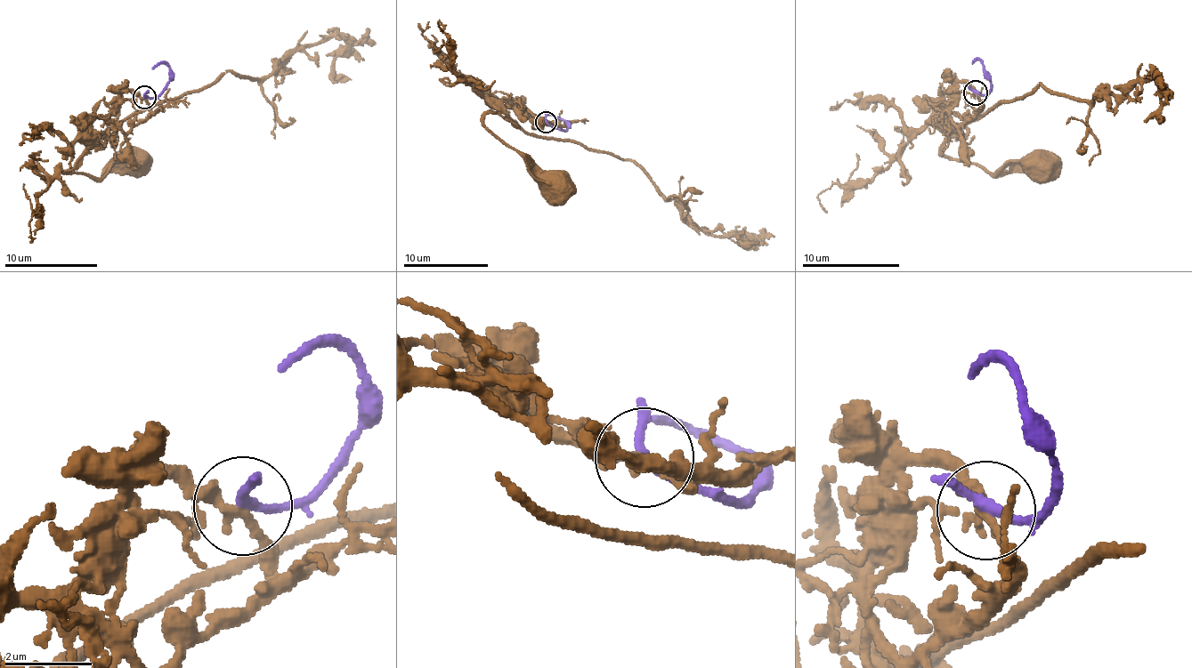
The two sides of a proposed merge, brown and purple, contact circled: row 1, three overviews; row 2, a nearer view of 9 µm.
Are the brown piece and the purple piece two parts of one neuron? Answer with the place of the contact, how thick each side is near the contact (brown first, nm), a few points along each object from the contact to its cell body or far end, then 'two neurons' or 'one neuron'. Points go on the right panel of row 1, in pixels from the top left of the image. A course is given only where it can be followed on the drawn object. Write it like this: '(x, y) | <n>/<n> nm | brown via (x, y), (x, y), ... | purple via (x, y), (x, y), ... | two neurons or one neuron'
(976, 92) | 180/200 nm | brown via (976, 92), (962, 92), (937, 123), (945, 138), (940, 153), (980, 164), (993, 173), (1009, 160), (1033, 165) | purple via (976, 92), (983, 96), (989, 92), (988, 78), (980, 60), (972, 64) | two neurons

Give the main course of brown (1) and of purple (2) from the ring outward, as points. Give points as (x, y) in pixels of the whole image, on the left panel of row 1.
1: (143, 96), (123, 100), (87, 150), (65, 173), (86, 173), (96, 178), (103, 178), (114, 162), (136, 161)
2: (143, 96), (154, 98), (170, 79), (165, 64), (151, 69)

